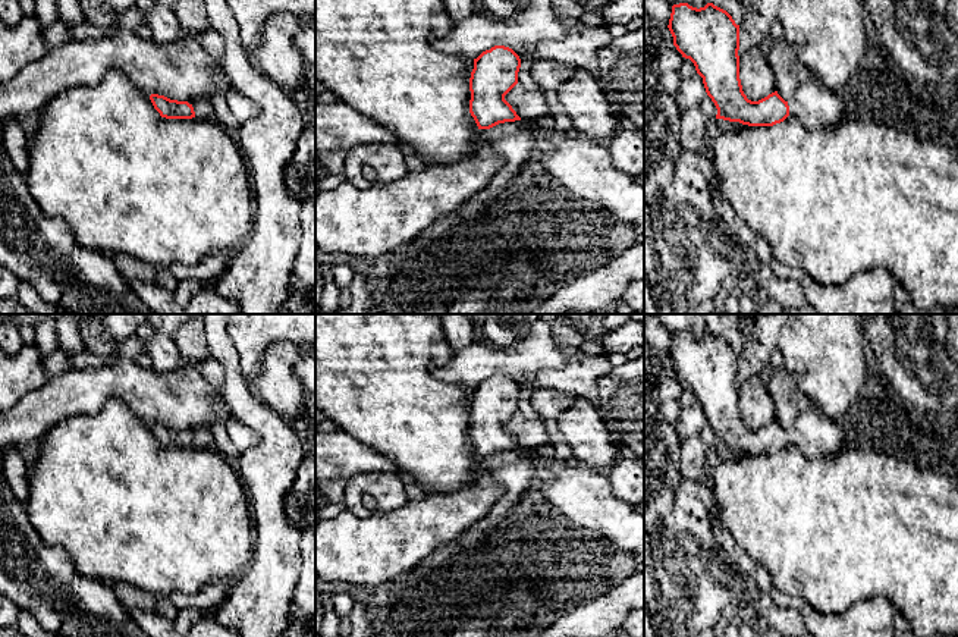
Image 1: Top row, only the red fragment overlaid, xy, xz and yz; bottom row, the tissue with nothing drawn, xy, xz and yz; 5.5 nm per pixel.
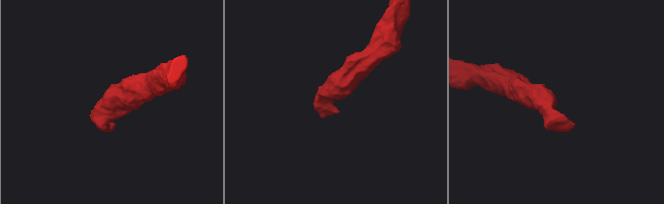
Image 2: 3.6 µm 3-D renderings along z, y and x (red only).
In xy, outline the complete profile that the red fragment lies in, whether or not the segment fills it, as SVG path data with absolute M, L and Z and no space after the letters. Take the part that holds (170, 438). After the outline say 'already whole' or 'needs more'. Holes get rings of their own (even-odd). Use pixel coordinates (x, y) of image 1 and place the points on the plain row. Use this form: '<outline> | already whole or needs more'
M151 423L150 429L160 445L166 448L213 446L211 433L205 426L194 427L189 430L178 430L164 424Z | needs more

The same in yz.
M688 332L673 333L668 357L676 379L694 392L703 407L717 437L716 448L773 455L792 443L813 459L829 458L845 448L836 420L814 408L807 410L789 430L778 420L758 430L748 429L739 408L739 354L713 332L700 338Z | needs more

